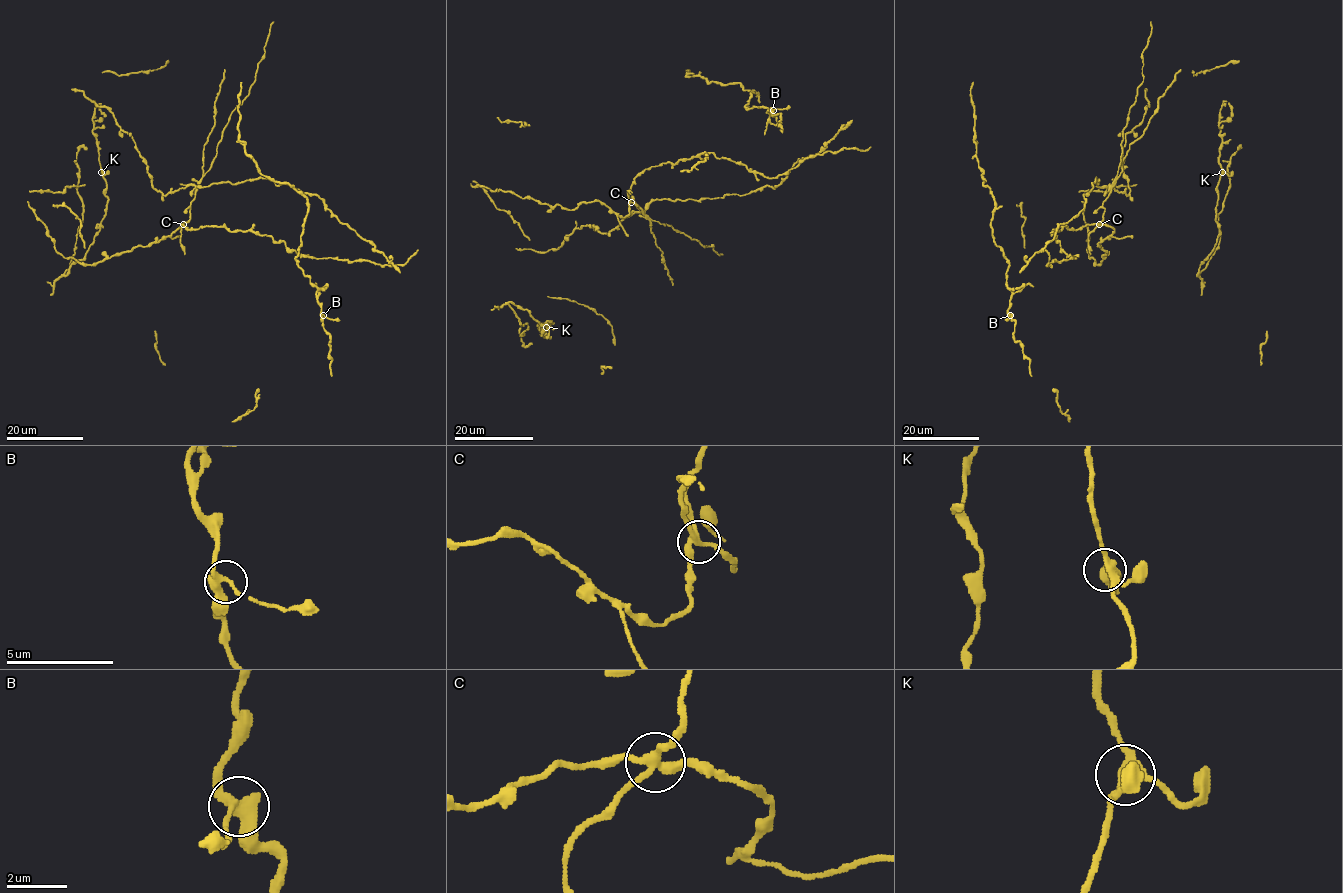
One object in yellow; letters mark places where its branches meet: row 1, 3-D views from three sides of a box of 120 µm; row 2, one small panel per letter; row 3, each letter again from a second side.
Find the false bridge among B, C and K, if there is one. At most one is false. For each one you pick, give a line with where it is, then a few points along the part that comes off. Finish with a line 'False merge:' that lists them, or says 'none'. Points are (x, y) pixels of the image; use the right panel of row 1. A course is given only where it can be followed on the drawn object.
C: at (1099, 224); foreign part runs (1099, 224), (1110, 193), (1095, 178), (1083, 196), (1085, 206), (1059, 225), (1019, 273)
False merge: C

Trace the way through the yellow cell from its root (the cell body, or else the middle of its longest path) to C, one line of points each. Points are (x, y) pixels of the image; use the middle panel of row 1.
C: (633, 210), (643, 213), (638, 205), (637, 208), (631, 202)

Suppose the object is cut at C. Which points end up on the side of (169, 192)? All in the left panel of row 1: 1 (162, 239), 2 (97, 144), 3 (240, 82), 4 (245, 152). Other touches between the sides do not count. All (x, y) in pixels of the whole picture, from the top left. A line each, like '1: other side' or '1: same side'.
1: other side
2: other side
3: other side
4: other side

